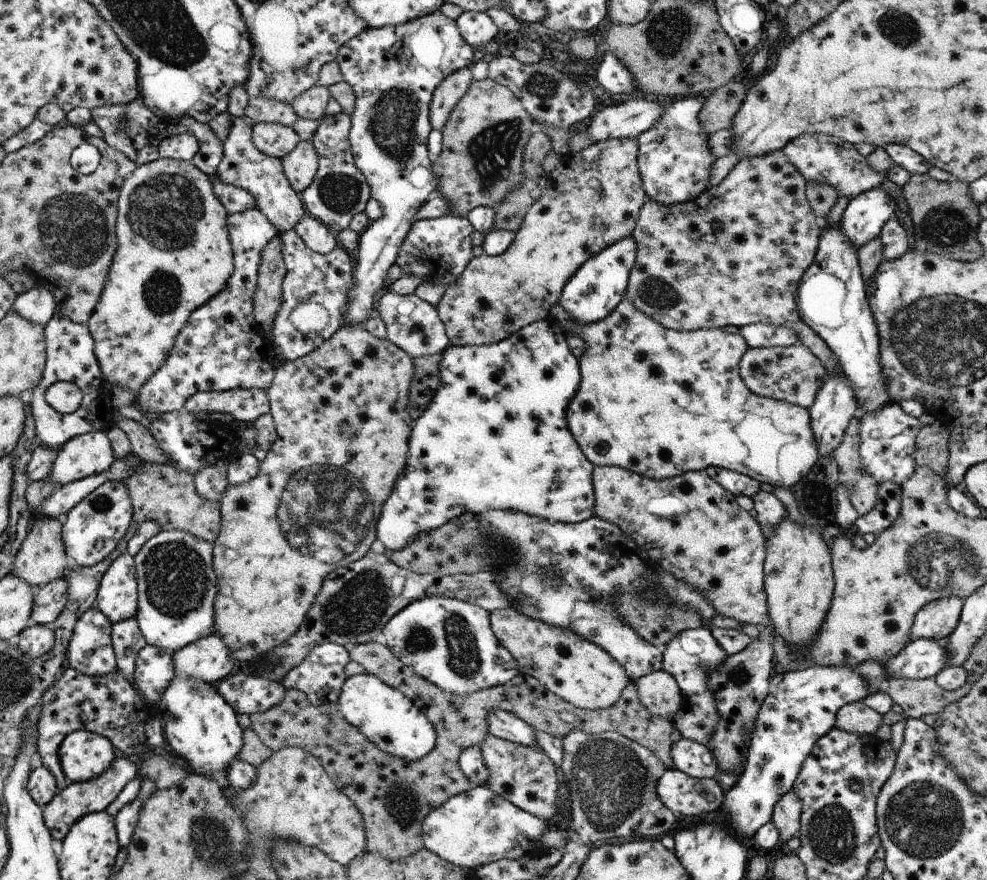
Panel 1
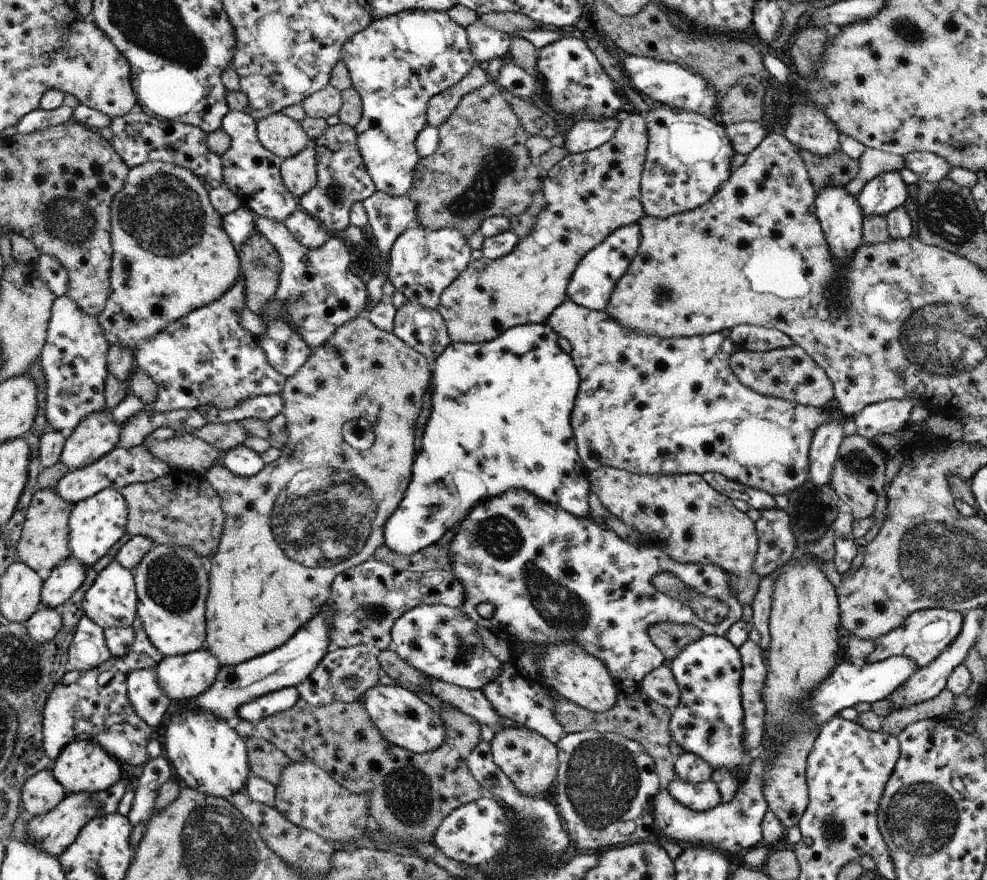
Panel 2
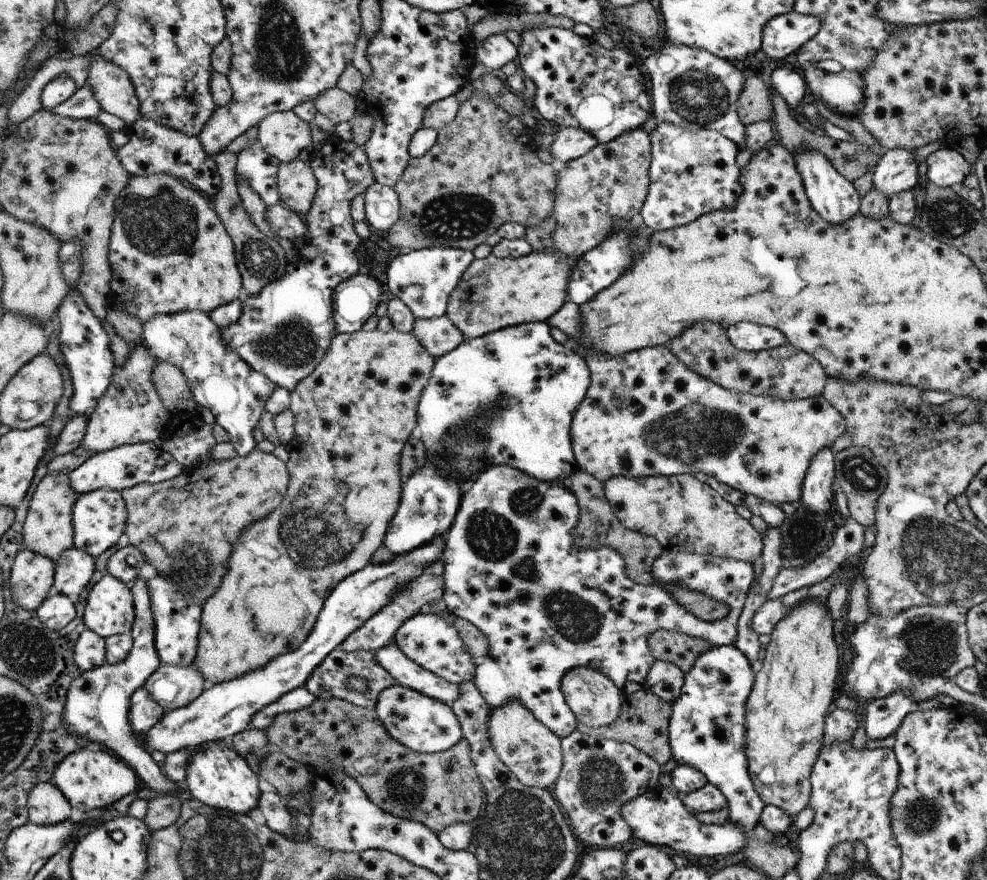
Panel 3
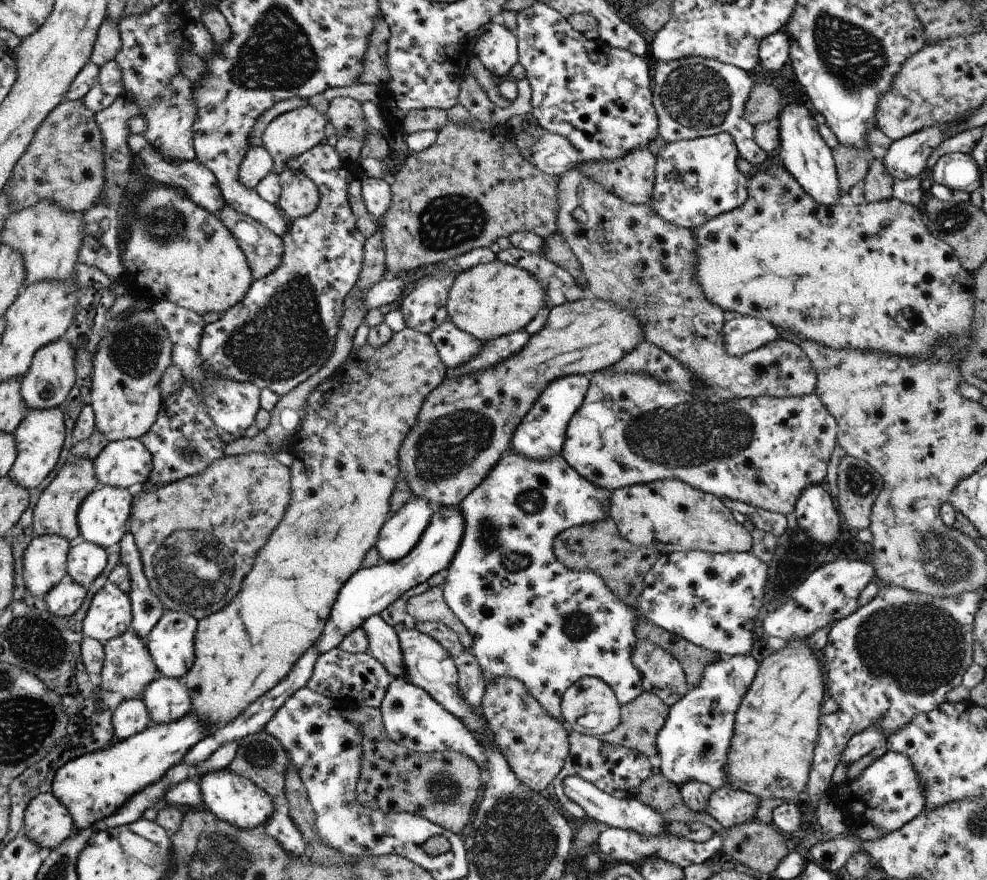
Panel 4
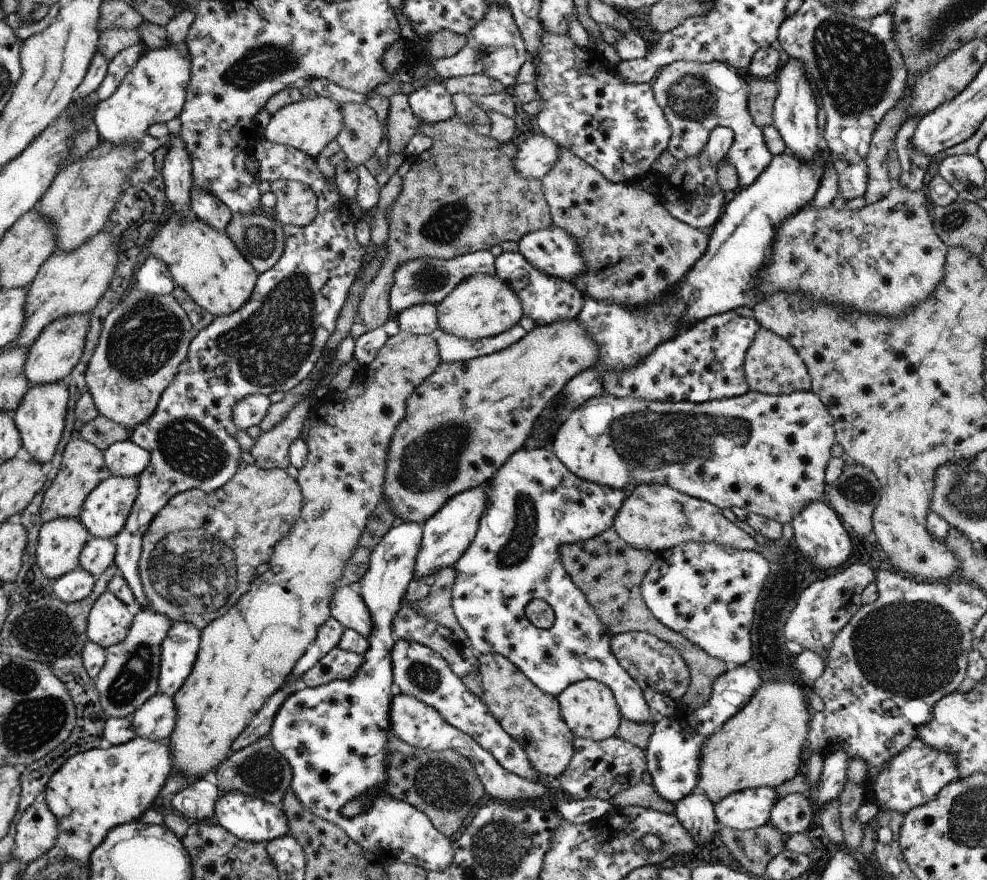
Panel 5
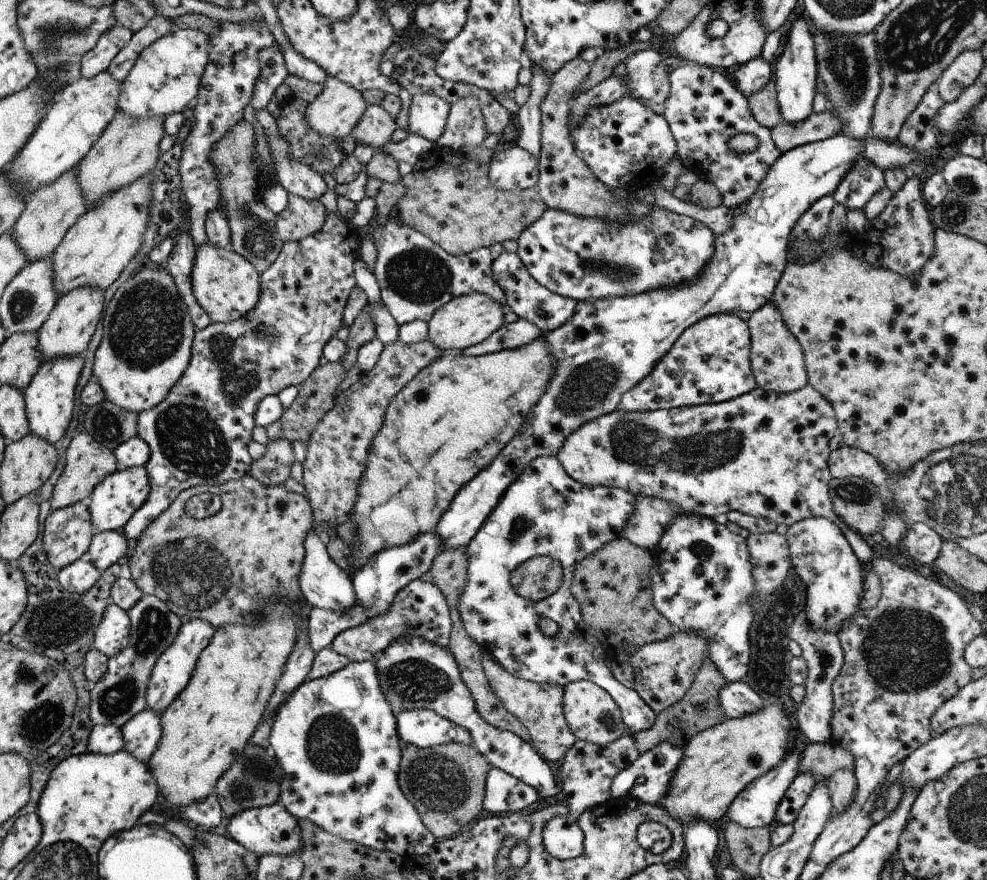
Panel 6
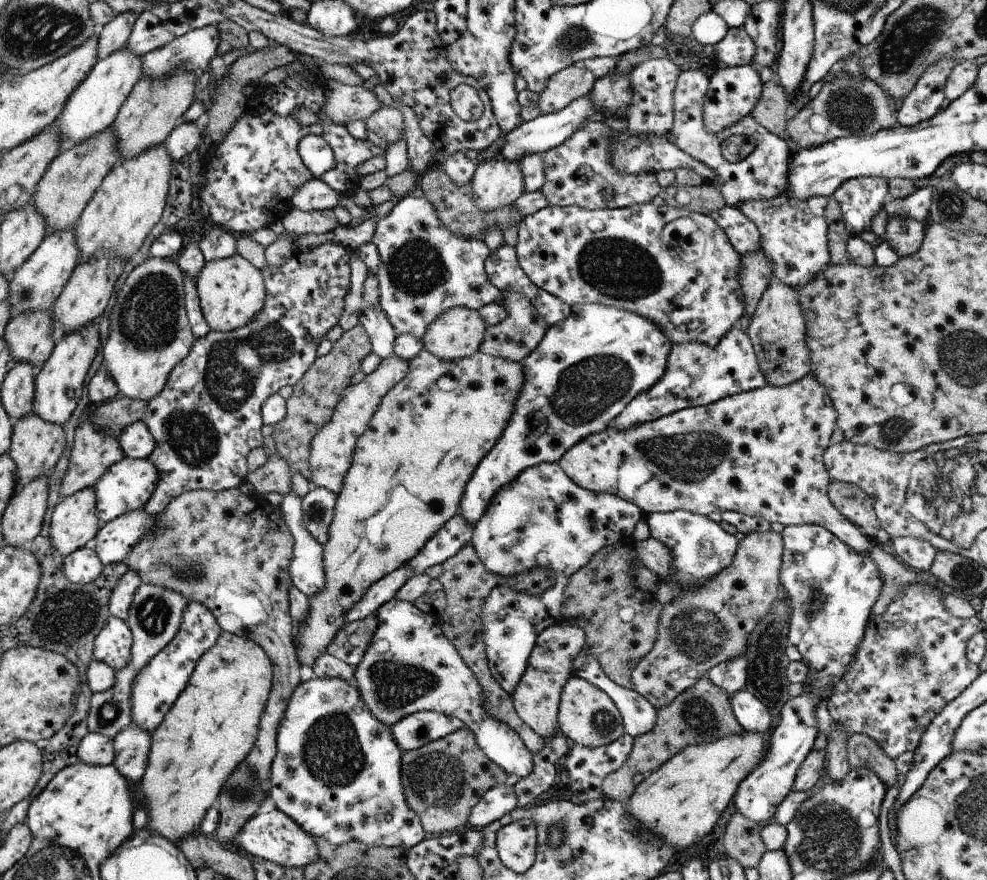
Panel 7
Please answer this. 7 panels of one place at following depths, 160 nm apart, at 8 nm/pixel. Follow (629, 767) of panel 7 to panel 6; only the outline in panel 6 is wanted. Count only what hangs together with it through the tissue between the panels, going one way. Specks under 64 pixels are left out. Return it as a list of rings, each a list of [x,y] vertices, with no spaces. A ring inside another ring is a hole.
[[[710,658],[704,659],[692,686],[686,691],[682,700],[659,712],[652,728],[634,734],[640,754],[652,750],[664,741],[669,741],[675,747],[684,748],[693,736],[726,720],[723,708],[719,703],[719,691],[726,684],[727,680],[718,672]]]

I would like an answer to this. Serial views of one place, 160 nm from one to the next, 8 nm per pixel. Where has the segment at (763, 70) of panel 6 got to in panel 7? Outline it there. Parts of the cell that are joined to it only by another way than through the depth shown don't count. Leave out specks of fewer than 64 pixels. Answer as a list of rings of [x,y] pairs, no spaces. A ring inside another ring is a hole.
[[[752,65],[718,69],[709,78],[707,93],[701,106],[705,129],[716,134],[750,115],[759,101],[762,89],[763,82],[760,80],[759,72]]]

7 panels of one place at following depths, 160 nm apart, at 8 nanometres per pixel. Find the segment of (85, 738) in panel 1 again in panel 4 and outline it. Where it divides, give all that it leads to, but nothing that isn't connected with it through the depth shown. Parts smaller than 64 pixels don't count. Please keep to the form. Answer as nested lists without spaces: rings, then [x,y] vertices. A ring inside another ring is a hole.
[[[437,507],[433,522],[422,536],[420,543],[401,560],[380,563],[369,569],[360,569],[345,583],[337,596],[333,610],[325,624],[322,636],[314,644],[321,654],[339,646],[342,639],[356,630],[369,616],[380,615],[387,606],[393,604],[402,594],[419,584],[424,584],[434,574],[450,567],[457,555],[458,546],[465,535],[465,520],[460,507]],[[193,712],[168,724],[150,724],[146,730],[120,741],[115,740],[108,748],[69,760],[57,771],[52,793],[73,817],[74,831],[104,821],[142,789],[160,780],[166,771],[176,767],[187,753],[208,734],[206,725]]]

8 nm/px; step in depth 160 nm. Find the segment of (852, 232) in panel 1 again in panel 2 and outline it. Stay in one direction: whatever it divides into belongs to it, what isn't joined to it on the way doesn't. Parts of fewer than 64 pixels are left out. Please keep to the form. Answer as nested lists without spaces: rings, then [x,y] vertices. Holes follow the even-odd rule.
[[[888,171],[875,176],[857,196],[864,215],[884,215],[893,208],[904,205],[908,198],[908,185],[898,171]]]

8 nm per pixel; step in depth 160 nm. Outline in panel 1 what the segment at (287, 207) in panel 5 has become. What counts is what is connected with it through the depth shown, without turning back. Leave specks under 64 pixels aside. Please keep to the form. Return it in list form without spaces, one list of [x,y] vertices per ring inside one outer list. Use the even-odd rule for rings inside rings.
[[[301,141],[281,161],[290,186],[299,194],[313,183],[320,170],[320,157],[311,141]]]

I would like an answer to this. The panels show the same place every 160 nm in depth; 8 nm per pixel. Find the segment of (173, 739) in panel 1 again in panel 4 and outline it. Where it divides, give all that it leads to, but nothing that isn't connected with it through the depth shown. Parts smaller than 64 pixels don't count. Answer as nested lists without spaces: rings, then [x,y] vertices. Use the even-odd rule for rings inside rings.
[[[227,768],[218,772],[205,774],[202,778],[194,777],[193,779],[200,786],[203,796],[203,803],[206,809],[214,813],[220,820],[230,822],[238,828],[250,830],[269,822],[274,816],[273,797],[256,783],[248,780],[246,777],[238,776],[230,772]]]

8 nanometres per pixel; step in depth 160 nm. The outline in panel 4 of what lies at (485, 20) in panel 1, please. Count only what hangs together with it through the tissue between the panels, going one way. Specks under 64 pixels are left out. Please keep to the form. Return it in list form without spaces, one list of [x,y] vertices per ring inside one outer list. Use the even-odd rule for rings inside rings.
[[[501,20],[488,23],[470,46],[472,56],[496,77],[508,78],[512,66],[518,62],[519,42]]]

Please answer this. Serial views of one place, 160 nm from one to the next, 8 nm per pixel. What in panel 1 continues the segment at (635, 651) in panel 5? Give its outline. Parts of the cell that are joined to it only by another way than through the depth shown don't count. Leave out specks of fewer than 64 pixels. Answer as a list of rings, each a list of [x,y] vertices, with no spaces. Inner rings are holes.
[[[660,669],[634,681],[641,703],[653,714],[667,719],[682,708],[683,696],[676,679]]]

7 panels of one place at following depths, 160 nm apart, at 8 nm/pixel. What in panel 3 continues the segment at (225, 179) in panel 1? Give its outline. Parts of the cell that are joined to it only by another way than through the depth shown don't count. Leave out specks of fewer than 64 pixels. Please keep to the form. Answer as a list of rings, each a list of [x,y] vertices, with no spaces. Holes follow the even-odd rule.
[[[251,141],[239,154],[235,168],[235,180],[246,179],[252,190],[268,207],[281,203],[277,174],[280,162],[259,143]]]

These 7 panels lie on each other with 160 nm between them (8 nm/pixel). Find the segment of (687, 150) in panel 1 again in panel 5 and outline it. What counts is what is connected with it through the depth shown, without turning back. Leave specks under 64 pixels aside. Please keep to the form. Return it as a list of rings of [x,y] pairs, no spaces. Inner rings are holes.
[[[717,126],[709,134],[705,150],[696,159],[686,159],[677,162],[674,172],[668,176],[669,187],[660,188],[660,201],[666,210],[678,220],[692,228],[704,228],[716,224],[723,213],[724,191],[717,180],[717,170],[724,163],[724,155],[728,152],[734,140],[731,128]]]

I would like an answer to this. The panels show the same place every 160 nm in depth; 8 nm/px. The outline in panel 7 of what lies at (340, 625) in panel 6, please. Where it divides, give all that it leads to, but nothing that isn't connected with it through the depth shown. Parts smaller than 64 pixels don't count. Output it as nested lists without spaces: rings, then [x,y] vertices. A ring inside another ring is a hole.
[[[404,565],[375,582],[364,593],[362,600],[347,613],[345,625],[374,615],[383,604],[394,600],[397,590],[414,575],[416,575],[414,569],[410,565]]]

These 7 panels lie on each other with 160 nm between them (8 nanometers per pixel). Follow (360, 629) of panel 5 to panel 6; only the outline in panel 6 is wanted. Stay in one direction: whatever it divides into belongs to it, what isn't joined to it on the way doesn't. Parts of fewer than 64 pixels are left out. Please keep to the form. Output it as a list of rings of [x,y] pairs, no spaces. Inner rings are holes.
[[[310,530],[305,536],[305,558],[302,559],[300,587],[305,602],[312,609],[333,610],[351,615],[355,606],[355,592],[351,578],[330,558],[325,540]]]

